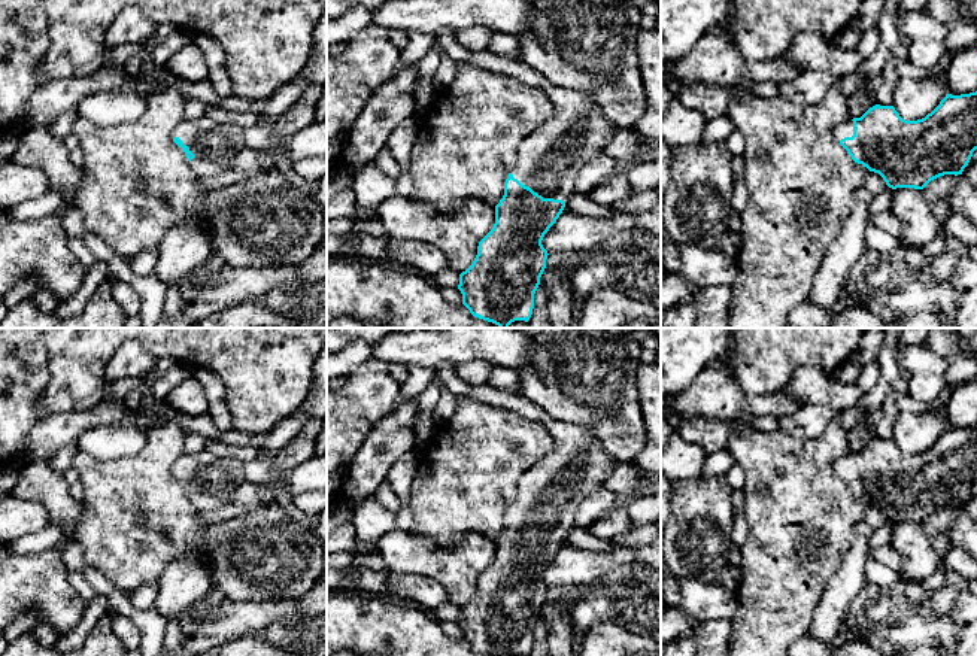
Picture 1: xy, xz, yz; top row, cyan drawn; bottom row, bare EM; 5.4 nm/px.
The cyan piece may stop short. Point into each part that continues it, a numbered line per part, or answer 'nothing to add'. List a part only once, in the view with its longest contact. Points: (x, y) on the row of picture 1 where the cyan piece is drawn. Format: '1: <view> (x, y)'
1: xz (548, 161)

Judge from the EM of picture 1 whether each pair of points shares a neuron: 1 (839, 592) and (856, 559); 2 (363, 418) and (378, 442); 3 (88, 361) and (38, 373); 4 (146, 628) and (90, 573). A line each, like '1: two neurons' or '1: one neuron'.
1: one neuron
2: two neurons
3: two neurons
4: one neuron

